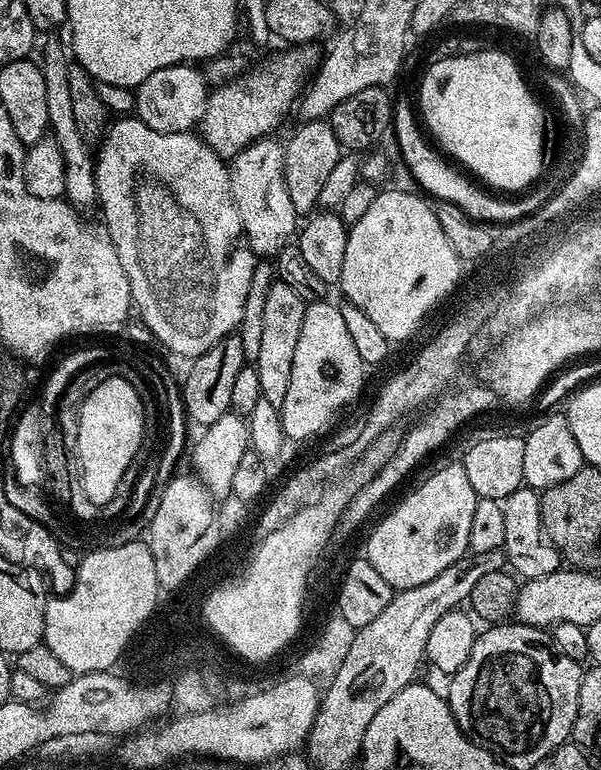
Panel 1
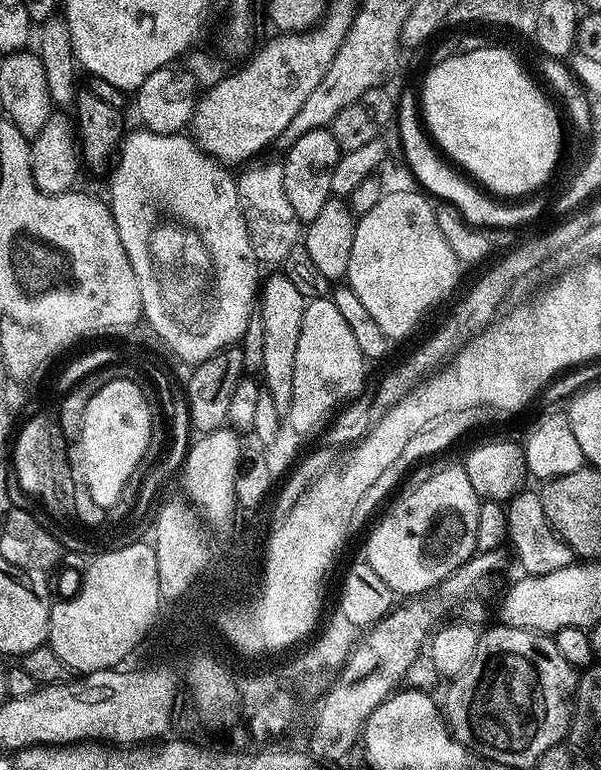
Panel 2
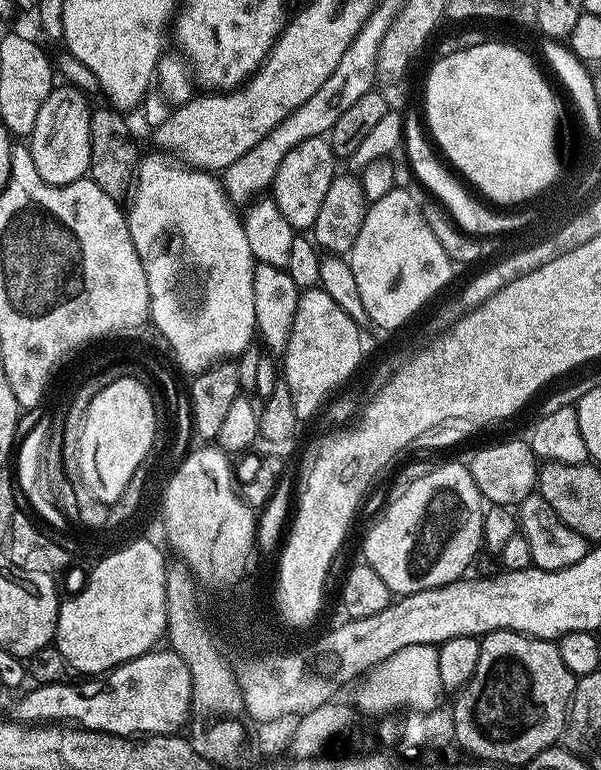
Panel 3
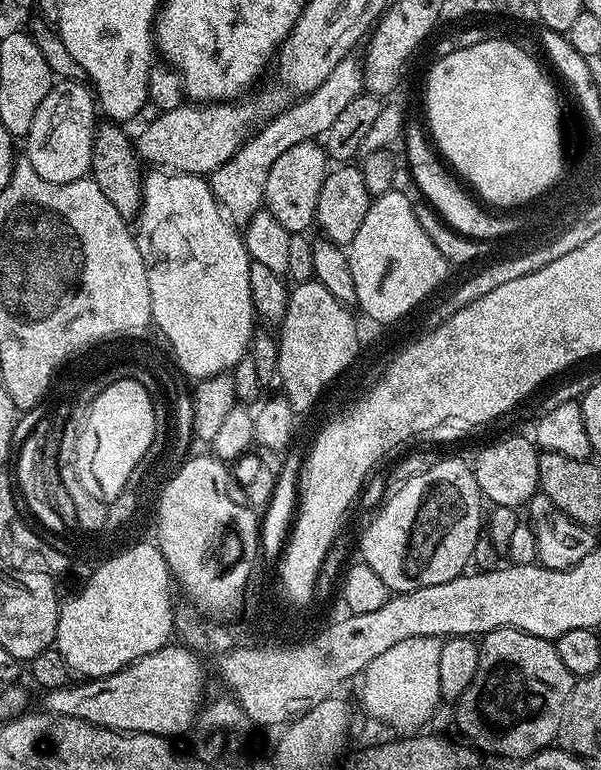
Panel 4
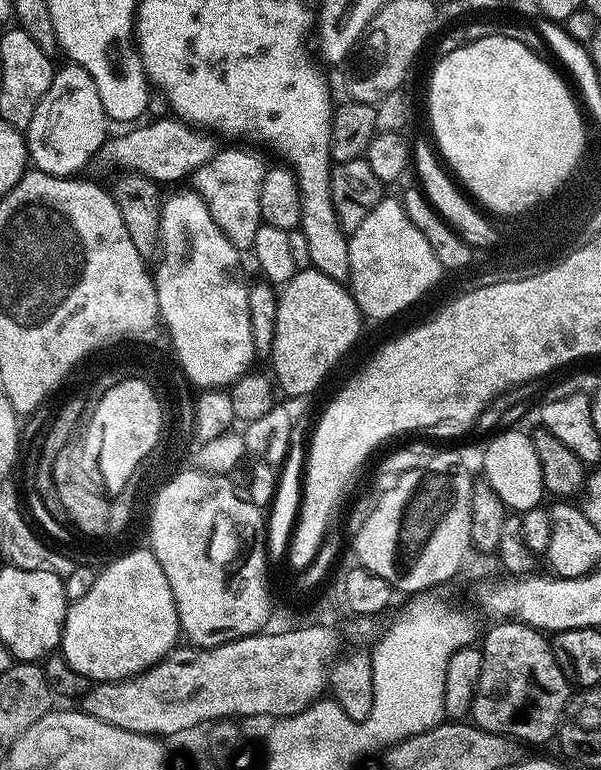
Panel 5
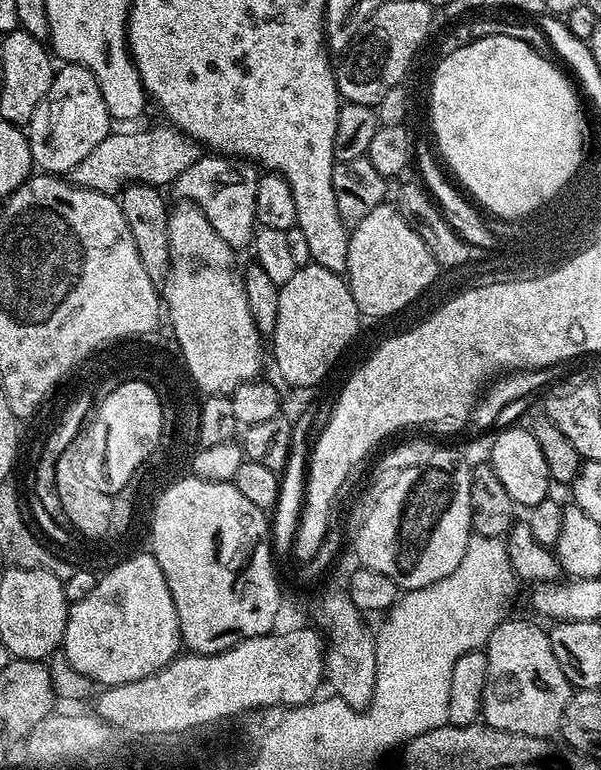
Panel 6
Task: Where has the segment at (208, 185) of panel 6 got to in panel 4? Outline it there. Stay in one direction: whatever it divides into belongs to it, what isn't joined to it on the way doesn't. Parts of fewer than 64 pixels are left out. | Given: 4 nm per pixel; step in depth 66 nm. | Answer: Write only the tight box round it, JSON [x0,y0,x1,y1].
[210,55,364,226]

